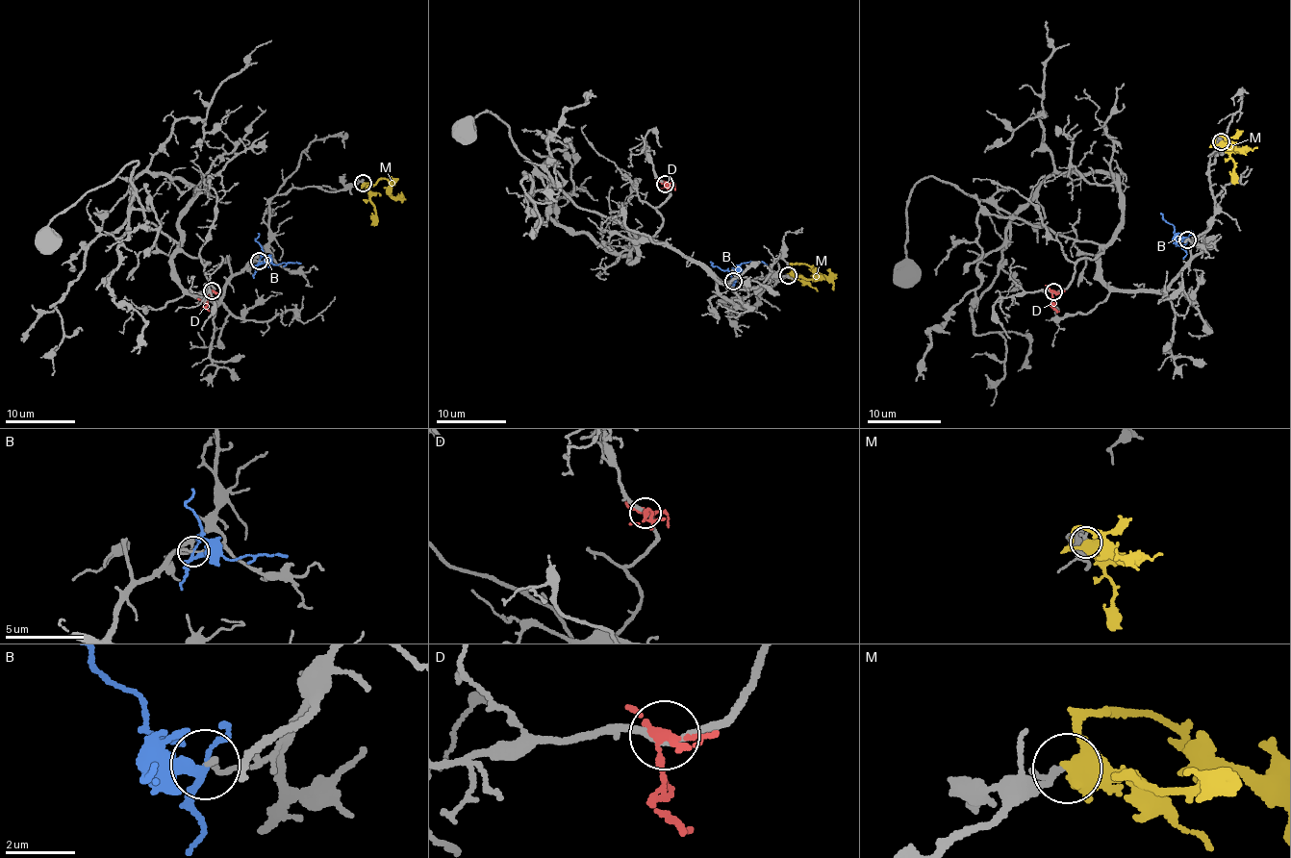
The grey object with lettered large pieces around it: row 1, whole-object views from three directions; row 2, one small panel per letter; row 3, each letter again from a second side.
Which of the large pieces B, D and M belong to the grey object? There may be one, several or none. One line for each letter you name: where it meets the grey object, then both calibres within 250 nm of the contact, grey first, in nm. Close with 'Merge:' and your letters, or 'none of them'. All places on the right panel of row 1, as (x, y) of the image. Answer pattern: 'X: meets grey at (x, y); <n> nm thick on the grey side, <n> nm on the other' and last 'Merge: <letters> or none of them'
Merge: none of them

